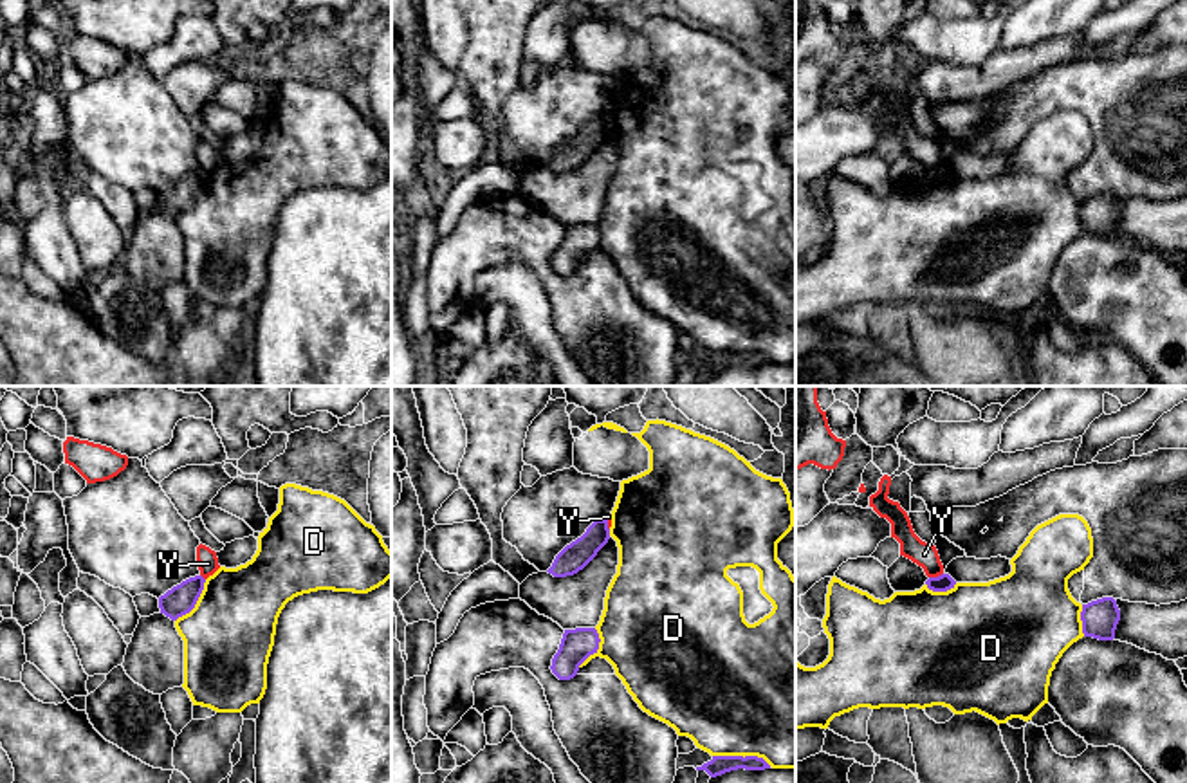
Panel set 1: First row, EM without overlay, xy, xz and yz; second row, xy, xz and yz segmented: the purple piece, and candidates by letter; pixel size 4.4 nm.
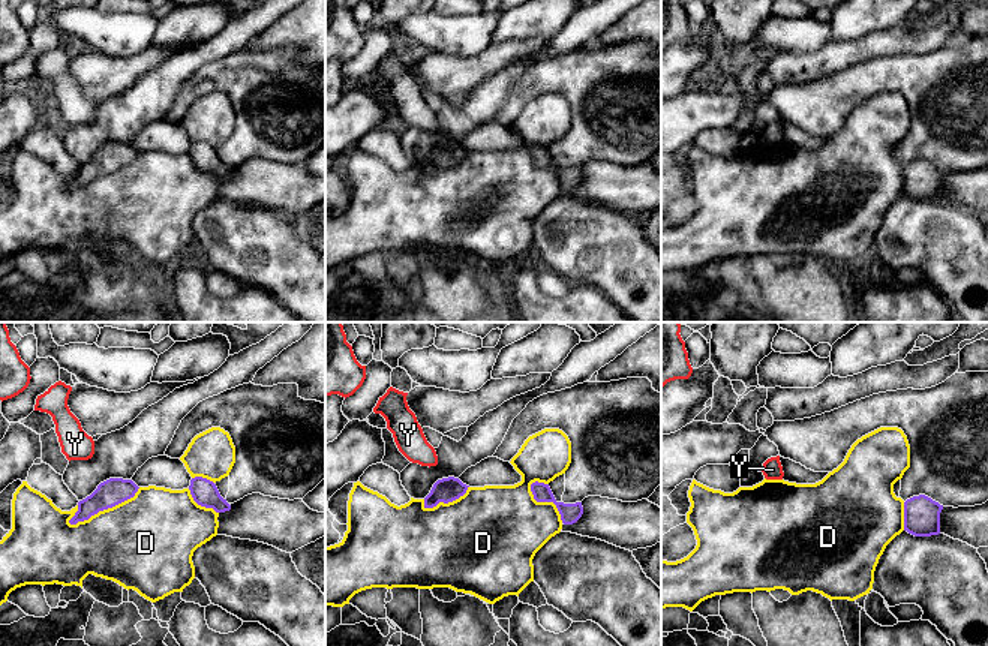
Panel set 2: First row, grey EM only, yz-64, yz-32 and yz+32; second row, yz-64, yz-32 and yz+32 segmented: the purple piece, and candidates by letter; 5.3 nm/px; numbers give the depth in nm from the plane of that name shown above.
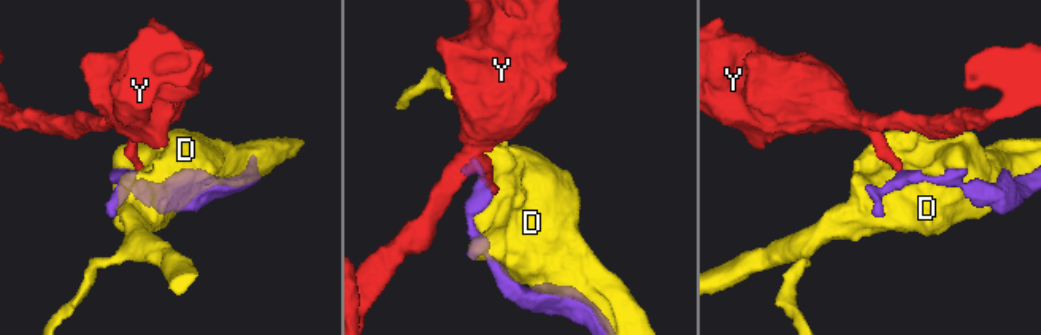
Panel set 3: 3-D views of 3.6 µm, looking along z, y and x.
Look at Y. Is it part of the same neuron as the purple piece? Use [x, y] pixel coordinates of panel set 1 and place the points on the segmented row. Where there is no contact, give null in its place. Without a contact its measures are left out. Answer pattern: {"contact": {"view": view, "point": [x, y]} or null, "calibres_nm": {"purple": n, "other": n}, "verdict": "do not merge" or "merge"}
{"contact": {"view": "yz", "point": [935, 578]}, "calibres_nm": {"purple": 80, "other": 110}, "verdict": "do not merge"}

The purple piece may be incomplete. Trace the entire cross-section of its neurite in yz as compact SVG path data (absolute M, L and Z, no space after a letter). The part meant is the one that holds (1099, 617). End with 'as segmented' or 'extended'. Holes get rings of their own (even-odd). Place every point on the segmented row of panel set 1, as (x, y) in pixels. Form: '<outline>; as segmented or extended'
M1102 597L1082 604L1081 621L1084 637L1113 640L1120 621L1117 601L1113 597Z; as segmented

